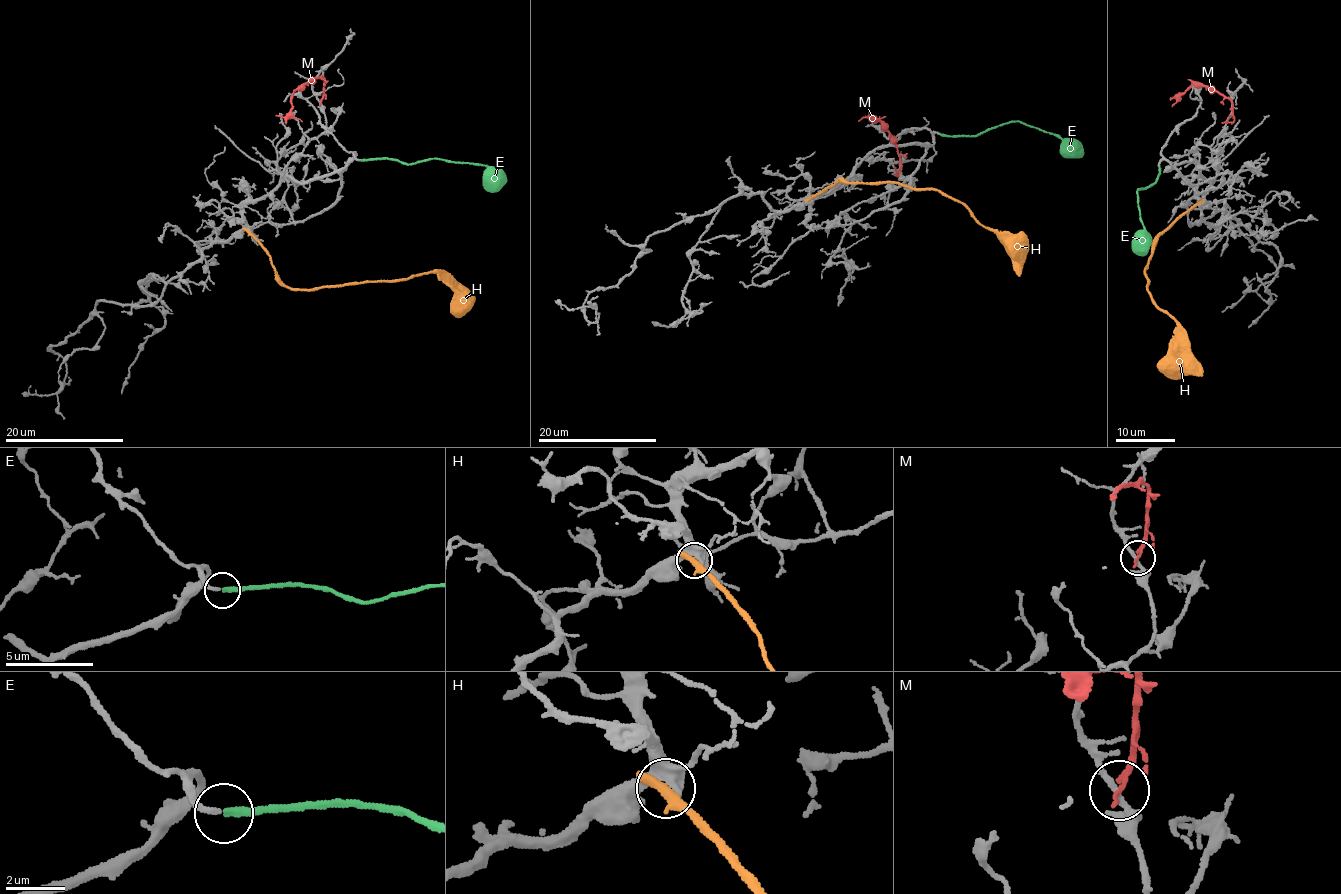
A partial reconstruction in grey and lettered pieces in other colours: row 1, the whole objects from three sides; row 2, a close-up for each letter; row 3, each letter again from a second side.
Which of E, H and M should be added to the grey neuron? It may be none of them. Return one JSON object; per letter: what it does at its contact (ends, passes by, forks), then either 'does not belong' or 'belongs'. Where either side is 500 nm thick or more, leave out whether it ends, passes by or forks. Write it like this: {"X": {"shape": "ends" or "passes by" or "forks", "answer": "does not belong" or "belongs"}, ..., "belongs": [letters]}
{"E": {"shape": "ends", "answer": "belongs"}, "H": {"shape": "ends", "answer": "does not belong"}, "M": {"shape": "ends", "answer": "does not belong"}, "belongs": ["E"]}

